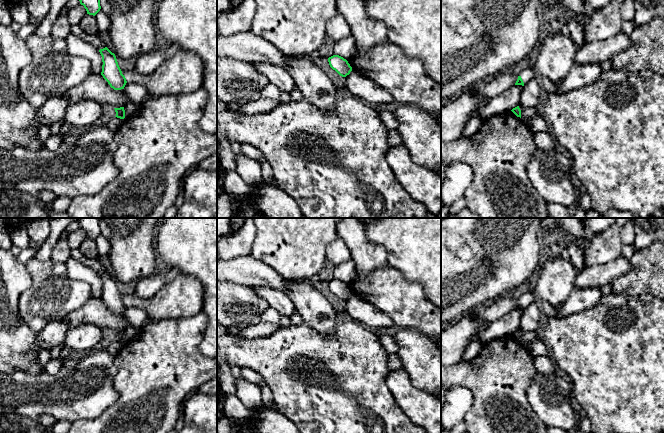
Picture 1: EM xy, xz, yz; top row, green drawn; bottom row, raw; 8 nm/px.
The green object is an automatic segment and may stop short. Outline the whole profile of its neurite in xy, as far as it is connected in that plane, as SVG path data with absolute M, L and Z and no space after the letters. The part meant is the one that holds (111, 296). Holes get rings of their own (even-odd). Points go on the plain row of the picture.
M107 271L99 274L102 280L101 299L114 314L124 313L127 305L118 289L116 280Z

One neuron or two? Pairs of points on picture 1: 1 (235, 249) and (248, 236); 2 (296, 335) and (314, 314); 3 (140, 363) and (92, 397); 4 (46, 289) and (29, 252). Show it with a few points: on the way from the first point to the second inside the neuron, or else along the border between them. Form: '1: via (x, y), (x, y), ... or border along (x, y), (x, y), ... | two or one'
1: via (237, 245), (244, 237) | one
2: border along (304, 321), (319, 332), (327, 333) | two
3: border along (113, 358), (113, 386), (118, 398), (110, 405) | two
4: border along (33, 257), (24, 263) | two

